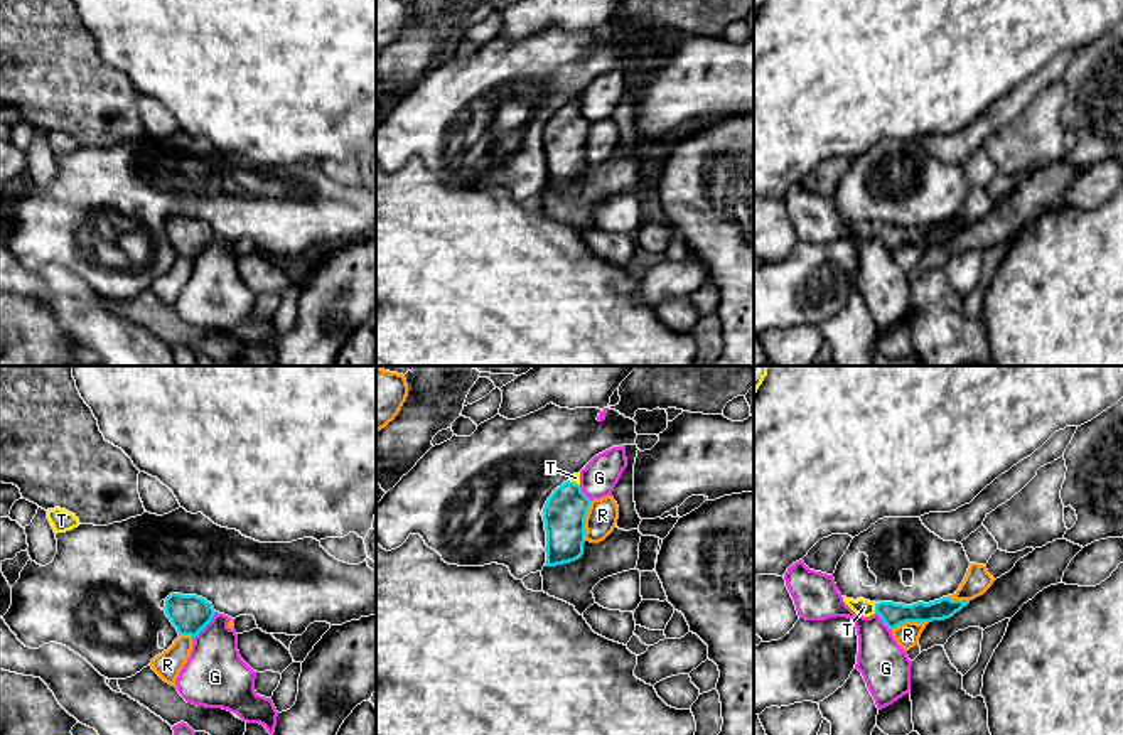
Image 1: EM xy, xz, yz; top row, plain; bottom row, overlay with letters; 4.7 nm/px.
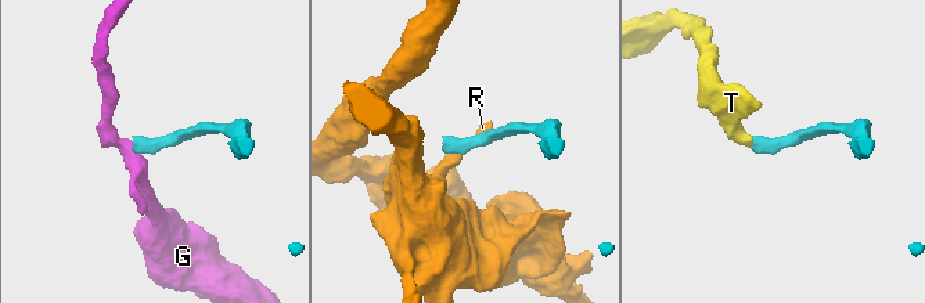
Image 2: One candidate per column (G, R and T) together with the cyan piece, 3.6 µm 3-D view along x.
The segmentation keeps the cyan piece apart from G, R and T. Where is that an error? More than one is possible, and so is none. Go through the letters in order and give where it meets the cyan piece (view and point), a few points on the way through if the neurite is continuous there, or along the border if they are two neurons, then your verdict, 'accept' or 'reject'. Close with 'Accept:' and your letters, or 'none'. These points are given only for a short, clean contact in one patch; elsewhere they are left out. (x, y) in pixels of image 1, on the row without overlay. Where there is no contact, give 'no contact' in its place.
G: meets cyan in xy at (204, 248); border along xy (216, 235), (193, 260); reject
R: meets cyan in xz at (584, 144); reject
T: meets cyan in yz at (875, 231); runs through yz (892, 236), (875, 231), (864, 230); accept
Accept: T

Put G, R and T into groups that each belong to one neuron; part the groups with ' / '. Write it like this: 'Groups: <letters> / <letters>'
Groups: G / R / T

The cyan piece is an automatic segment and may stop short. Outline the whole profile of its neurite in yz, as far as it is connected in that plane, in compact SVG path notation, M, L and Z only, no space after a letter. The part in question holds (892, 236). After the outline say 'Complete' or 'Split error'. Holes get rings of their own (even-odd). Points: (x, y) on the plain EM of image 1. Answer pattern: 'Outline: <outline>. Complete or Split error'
Outline: M943 219L939 223L924 226L917 224L912 228L894 226L894 224L870 224L865 221L846 221L843 224L858 238L870 239L879 236L884 246L892 253L905 244L932 244L932 243L944 243L953 239L963 229L970 226L970 223L951 223Z. Split error

